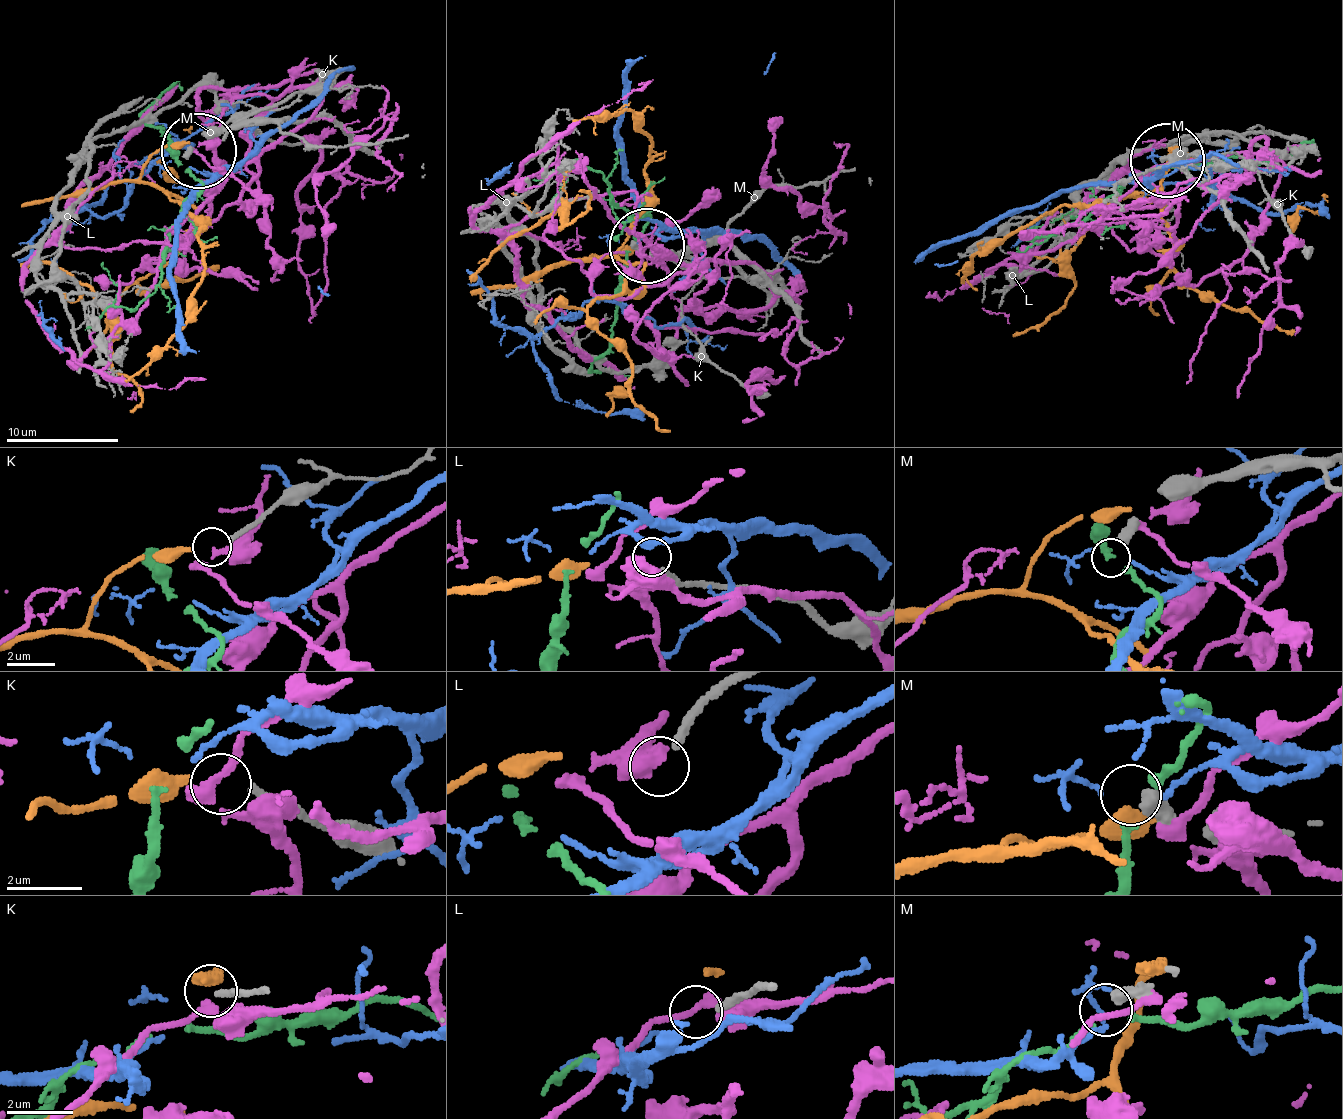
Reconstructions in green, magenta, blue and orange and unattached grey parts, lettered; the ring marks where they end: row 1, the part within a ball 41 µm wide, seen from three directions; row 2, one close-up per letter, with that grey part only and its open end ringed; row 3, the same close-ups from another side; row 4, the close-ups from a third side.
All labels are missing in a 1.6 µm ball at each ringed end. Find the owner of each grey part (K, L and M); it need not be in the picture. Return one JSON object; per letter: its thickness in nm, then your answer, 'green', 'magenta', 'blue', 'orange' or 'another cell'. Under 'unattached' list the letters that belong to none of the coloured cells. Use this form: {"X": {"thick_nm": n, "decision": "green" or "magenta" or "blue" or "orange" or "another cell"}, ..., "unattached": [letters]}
{"K": {"thick_nm": 180, "decision": "orange"}, "L": {"thick_nm": 240, "decision": "another cell"}, "M": {"thick_nm": 400, "decision": "another cell"}, "unattached": ["L", "M"]}

